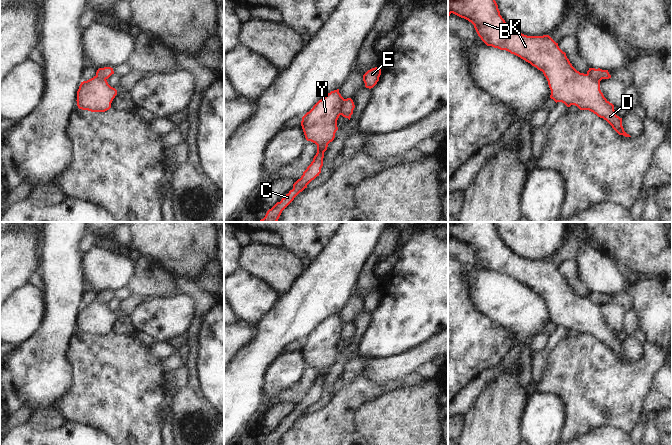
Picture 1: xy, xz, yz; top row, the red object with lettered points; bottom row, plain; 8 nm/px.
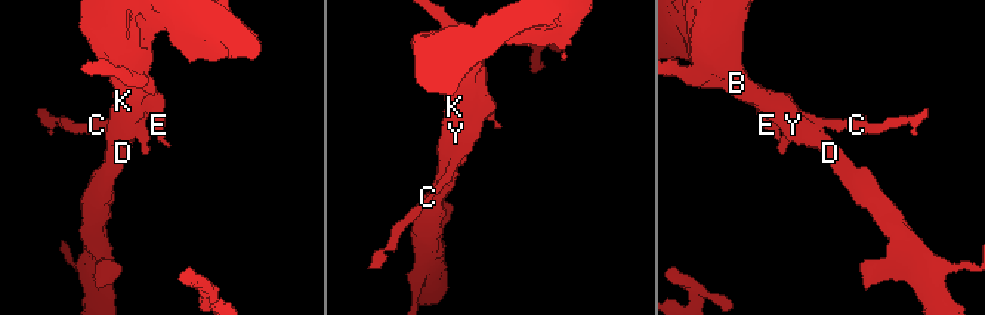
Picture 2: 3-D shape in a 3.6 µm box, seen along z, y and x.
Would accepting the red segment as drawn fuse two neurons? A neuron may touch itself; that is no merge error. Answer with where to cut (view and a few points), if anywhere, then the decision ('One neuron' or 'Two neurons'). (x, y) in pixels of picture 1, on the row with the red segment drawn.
Split along xz (344, 99), (340, 114). Two neurons.

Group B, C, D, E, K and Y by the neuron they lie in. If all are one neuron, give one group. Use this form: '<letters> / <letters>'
B D K Y / C E

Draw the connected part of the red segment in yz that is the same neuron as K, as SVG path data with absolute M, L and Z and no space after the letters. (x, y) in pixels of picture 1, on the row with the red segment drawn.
M448 0L448 10L471 22L478 36L487 46L506 50L542 71L551 90L550 98L556 103L562 102L567 107L575 105L580 110L589 110L606 120L619 135L631 137L624 131L622 118L616 115L614 105L601 92L600 82L592 79L588 74L577 71L566 53L549 35L527 36L516 31L502 18L495 0Z

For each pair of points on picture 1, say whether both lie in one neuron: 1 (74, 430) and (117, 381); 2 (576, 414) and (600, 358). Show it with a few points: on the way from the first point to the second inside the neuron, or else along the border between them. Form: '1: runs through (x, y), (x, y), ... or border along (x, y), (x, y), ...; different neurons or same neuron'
1: border along (67, 421), (87, 424), (101, 431); different neurons
2: runs through (590, 400), (593, 397), (593, 372); same neuron

